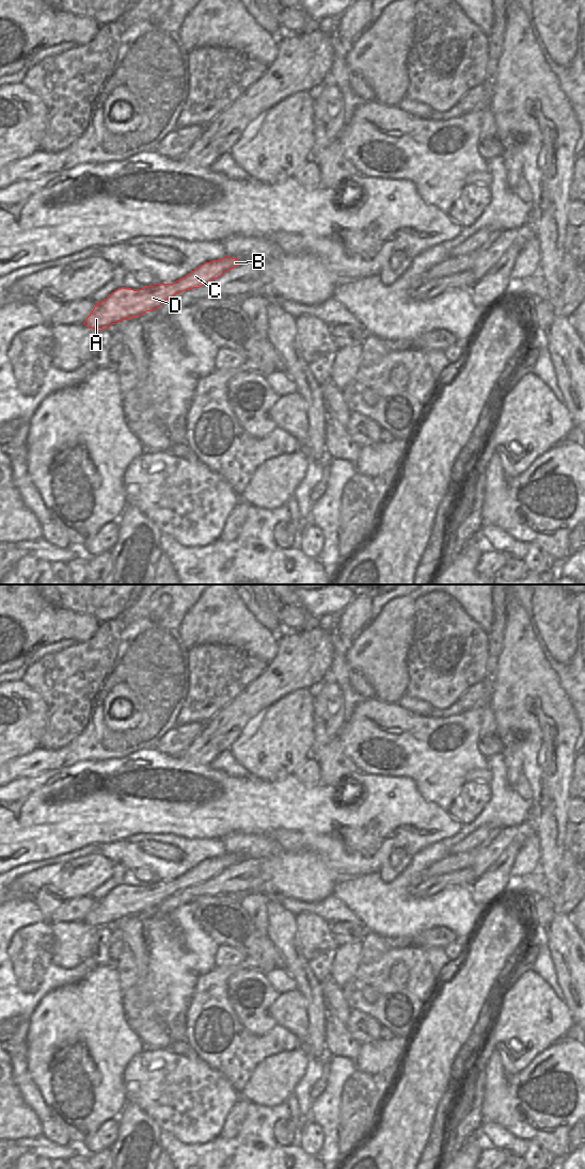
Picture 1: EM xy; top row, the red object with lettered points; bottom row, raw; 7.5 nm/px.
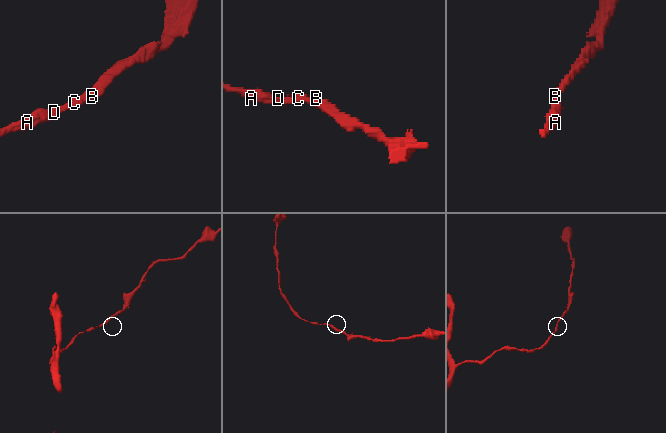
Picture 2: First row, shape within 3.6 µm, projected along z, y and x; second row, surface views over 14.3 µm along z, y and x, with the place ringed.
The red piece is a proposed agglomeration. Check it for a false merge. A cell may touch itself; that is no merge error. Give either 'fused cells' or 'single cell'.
single cell

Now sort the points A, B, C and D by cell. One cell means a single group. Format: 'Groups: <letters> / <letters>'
Groups: A B C D.

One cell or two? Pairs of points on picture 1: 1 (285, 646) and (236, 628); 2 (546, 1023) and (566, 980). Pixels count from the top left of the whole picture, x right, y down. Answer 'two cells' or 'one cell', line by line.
1: two cells
2: two cells

